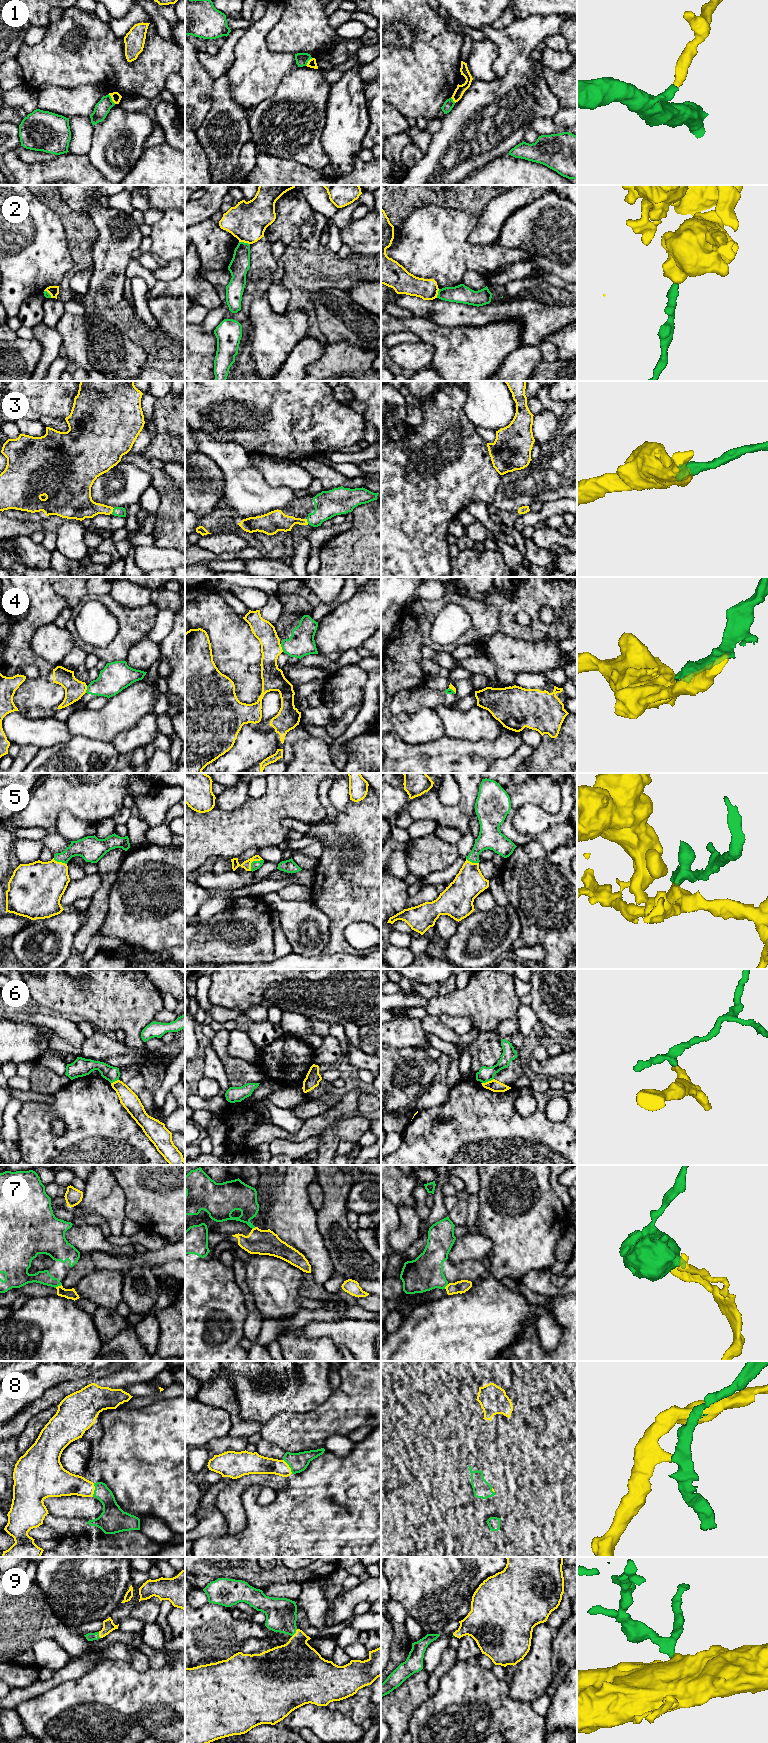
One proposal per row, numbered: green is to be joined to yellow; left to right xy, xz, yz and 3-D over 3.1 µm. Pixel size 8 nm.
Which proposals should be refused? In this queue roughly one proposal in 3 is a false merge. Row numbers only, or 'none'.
1, 2, 4, 6, 7

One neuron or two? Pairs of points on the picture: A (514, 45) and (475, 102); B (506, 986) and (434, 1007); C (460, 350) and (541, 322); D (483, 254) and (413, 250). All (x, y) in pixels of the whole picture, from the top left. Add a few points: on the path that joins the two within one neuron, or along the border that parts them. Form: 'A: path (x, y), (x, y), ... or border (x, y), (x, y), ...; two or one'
A: path (514, 61), (513, 70), (491, 92); one
B: path (489, 998), (487, 1000), (471, 1000), (452, 1004); one
C: border (499, 321), (516, 320), (521, 325), (522, 345); two
D: path (466, 254), (445, 254), (441, 250), (430, 250); one

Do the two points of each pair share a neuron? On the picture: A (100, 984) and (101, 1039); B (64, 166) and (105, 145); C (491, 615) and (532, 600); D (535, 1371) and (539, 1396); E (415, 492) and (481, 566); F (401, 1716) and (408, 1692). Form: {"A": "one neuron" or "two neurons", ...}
{"A": "two neurons", "B": "two neurons", "C": "two neurons", "D": "one neuron", "E": "two neurons", "F": "one neuron"}

